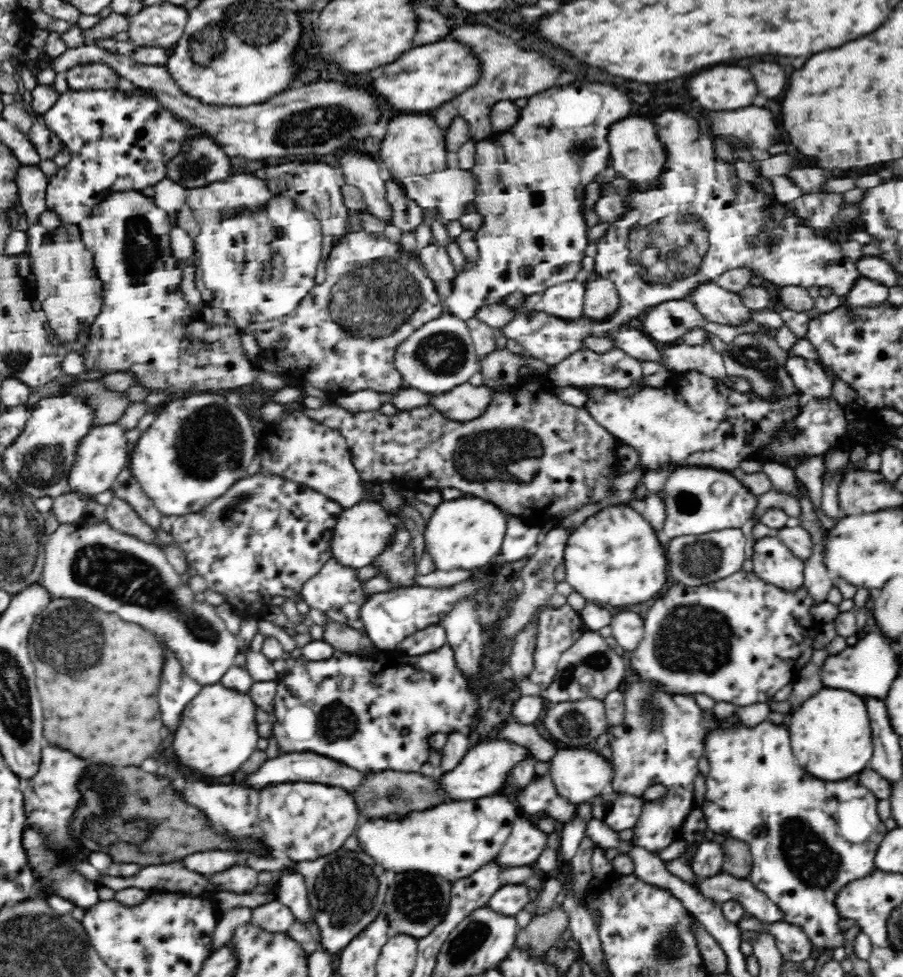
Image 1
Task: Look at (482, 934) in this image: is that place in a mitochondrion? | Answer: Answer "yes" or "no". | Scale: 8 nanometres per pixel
yes

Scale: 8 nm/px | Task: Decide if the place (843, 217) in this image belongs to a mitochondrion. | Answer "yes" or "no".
yes

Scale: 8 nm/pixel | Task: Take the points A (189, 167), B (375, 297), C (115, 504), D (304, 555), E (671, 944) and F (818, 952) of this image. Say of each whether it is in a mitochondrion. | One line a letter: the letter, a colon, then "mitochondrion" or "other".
A: mitochondrion
B: mitochondrion
C: other
D: other
E: mitochondrion
F: other

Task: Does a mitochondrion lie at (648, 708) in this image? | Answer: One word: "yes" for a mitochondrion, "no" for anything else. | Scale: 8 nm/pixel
yes

